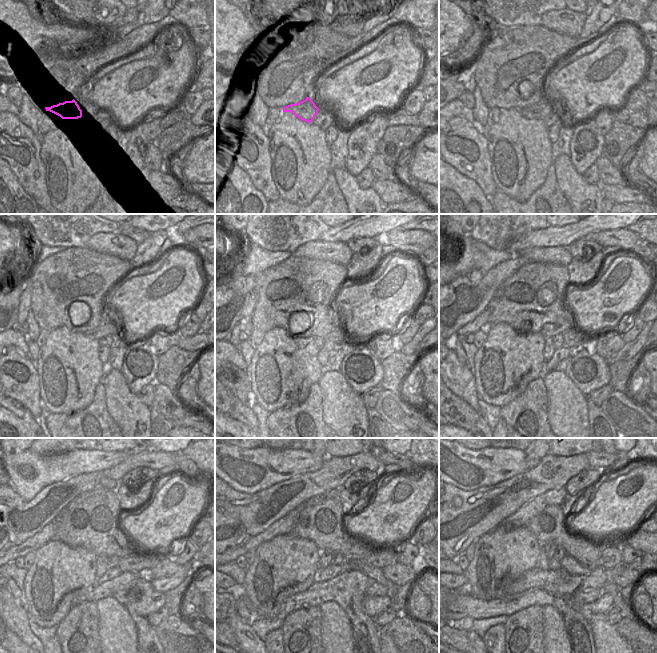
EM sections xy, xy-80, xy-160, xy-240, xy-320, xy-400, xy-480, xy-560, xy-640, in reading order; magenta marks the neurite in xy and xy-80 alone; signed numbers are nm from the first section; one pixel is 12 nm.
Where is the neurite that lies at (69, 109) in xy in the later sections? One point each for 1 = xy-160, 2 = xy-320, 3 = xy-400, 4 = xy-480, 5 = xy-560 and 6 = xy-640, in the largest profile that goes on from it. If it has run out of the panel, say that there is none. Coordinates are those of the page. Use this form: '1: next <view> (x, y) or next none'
1: next xy-160 (540, 110)
2: next xy-320 (336, 335)
3: next xy-400 (572, 338)
4: next xy-480 (134, 563)
5: next xy-560 (384, 558)
6: next xy-640 (611, 555)

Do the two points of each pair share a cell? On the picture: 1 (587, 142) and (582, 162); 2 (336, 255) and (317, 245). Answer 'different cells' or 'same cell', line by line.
1: same cell
2: same cell

